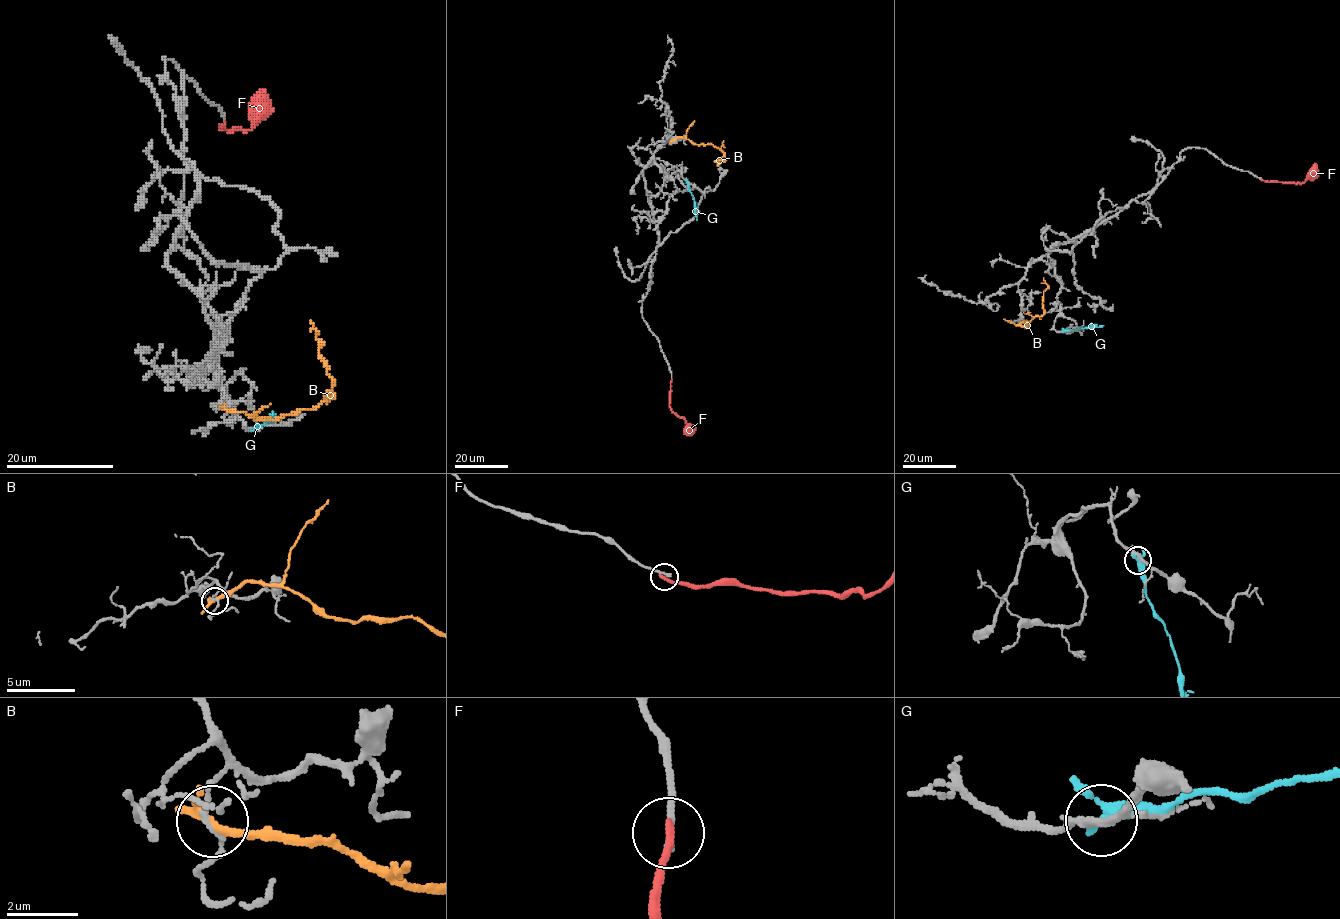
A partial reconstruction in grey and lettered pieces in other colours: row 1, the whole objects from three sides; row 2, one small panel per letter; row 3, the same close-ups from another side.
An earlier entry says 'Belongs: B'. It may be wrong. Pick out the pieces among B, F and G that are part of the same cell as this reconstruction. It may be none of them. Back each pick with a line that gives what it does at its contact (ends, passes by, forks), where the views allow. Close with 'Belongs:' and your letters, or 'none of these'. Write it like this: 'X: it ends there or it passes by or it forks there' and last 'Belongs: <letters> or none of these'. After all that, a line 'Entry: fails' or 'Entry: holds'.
Belongs: none of these
Entry: fails

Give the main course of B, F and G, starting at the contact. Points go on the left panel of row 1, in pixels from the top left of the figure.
B: (225, 408), (273, 419), (311, 410), (331, 398), (332, 380), (310, 320)
F: (224, 122), (221, 129), (249, 129), (257, 118), (260, 94), (264, 90)
G: (254, 428), (275, 418)

